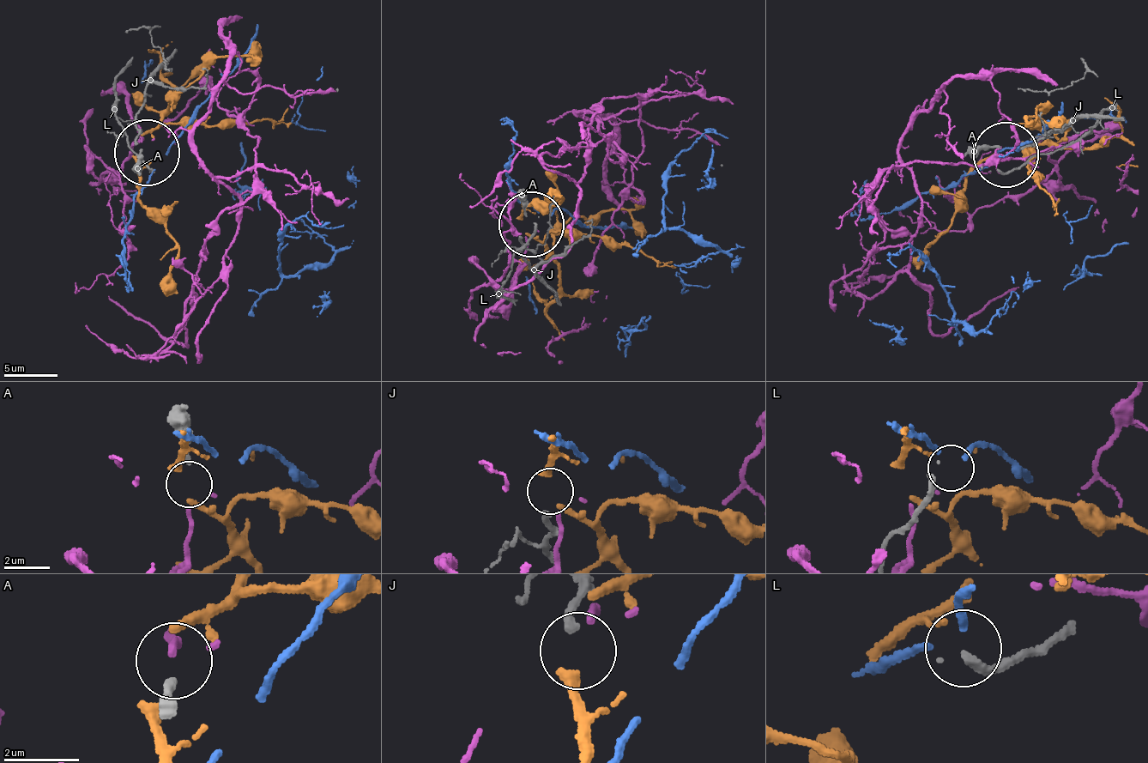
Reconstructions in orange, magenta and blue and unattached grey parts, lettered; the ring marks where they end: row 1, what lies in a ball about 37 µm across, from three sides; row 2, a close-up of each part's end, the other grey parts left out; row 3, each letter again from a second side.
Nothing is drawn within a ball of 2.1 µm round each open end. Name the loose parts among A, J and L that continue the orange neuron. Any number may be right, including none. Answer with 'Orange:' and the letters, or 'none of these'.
Orange: none of these

